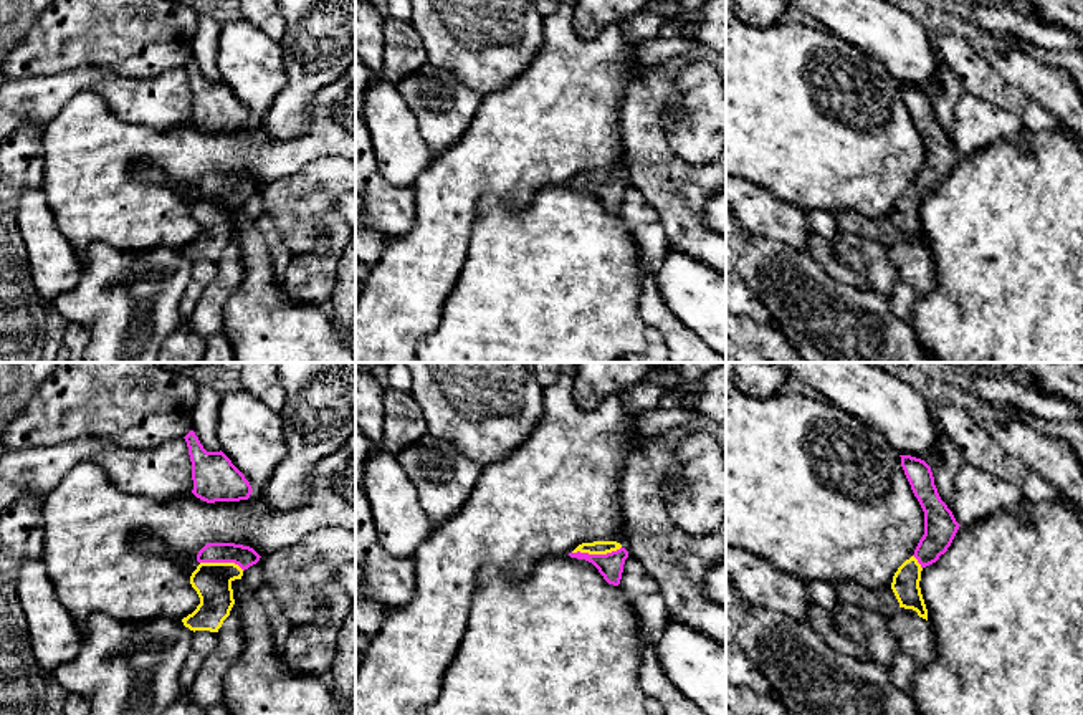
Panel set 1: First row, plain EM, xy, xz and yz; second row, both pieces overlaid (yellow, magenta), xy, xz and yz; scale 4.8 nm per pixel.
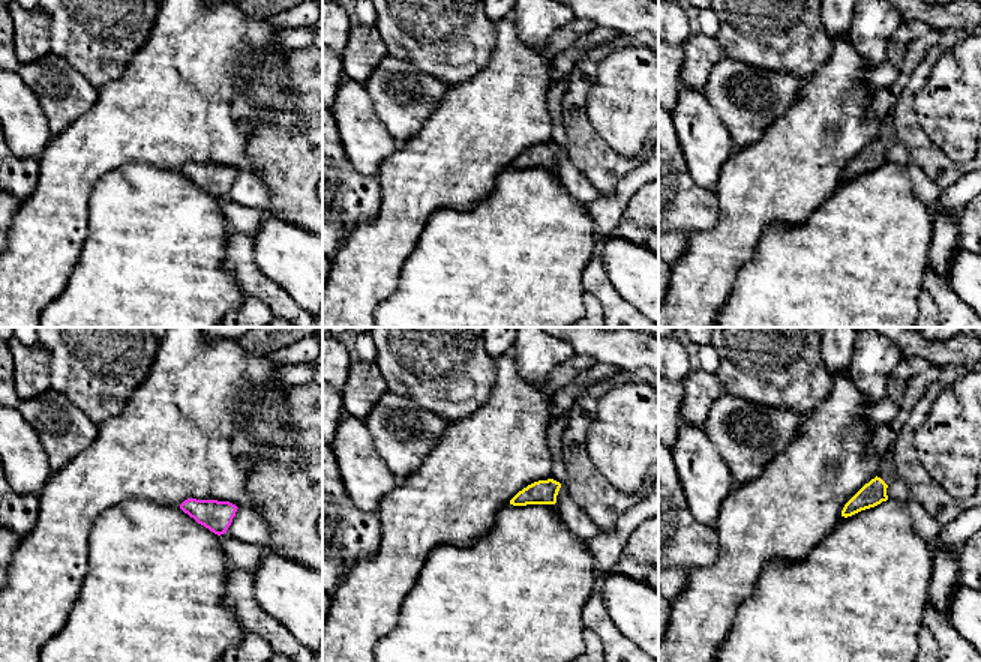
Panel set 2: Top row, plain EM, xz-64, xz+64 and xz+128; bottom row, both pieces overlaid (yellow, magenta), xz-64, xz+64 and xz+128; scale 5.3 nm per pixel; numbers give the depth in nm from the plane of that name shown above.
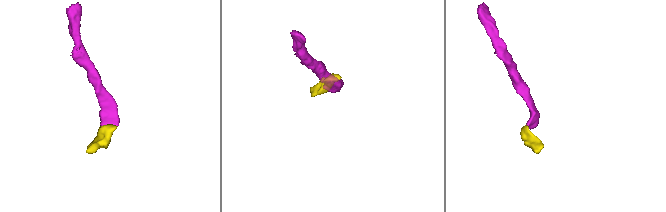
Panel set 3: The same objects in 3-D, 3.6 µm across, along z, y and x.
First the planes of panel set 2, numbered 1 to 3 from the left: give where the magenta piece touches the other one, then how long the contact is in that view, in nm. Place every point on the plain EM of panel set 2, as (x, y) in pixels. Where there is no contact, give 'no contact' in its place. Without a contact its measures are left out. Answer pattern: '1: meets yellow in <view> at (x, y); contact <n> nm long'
1: no contact
2: no contact
3: no contact

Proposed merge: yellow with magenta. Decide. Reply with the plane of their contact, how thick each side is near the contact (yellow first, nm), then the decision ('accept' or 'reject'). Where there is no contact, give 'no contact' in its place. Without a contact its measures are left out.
xz | 60/120 nm | accept

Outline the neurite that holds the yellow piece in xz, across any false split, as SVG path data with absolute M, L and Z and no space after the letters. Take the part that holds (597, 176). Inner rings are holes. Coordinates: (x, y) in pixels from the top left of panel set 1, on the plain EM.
M617 170L582 172L570 187L592 192L608 214L618 215L628 180Z

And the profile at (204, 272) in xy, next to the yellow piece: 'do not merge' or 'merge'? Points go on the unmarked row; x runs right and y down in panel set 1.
do not merge

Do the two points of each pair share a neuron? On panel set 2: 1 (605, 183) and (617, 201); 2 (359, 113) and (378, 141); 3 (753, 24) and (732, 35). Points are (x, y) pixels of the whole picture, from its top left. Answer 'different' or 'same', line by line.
1: different
2: same
3: same

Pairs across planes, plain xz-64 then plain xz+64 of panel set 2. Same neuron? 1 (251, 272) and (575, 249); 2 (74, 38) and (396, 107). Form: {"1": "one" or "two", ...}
{"1": "two", "2": "two"}

